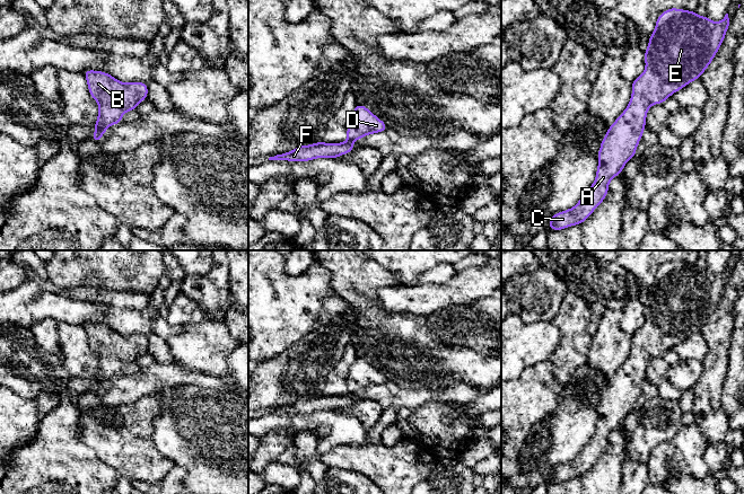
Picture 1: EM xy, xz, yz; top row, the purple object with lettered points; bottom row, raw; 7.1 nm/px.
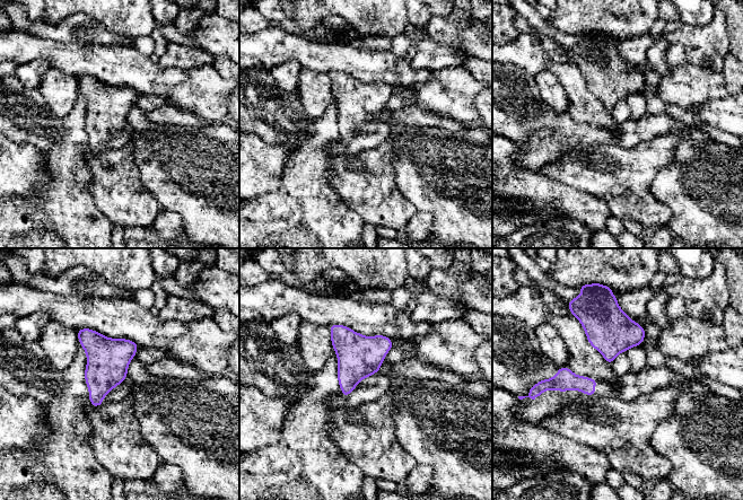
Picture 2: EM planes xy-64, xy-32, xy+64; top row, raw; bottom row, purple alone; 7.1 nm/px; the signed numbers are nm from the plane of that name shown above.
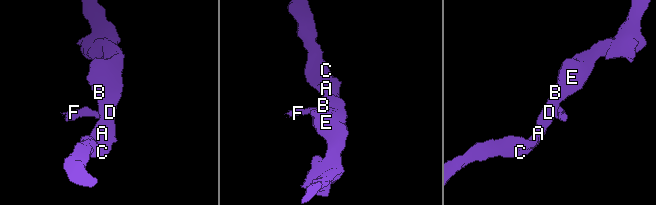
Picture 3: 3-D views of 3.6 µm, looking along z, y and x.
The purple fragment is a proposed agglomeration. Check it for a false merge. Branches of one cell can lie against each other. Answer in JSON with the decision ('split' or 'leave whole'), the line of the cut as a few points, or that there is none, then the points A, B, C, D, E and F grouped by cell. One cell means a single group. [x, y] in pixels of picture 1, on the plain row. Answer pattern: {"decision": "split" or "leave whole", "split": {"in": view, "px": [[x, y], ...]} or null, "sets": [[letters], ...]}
{"decision": "split", "split": {"in": "xz", "px": [[348, 391], [356, 393]]}, "sets": [["A", "B", "C", "D", "E"], ["F"]]}

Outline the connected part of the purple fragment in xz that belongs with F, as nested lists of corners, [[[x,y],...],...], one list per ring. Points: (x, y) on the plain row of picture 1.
[[[347,392],[341,396],[325,396],[316,395],[309,398],[298,398],[294,404],[288,404],[269,413],[287,413],[287,414],[310,414],[316,411],[339,411],[342,407],[352,405],[355,399],[352,396],[356,394]]]

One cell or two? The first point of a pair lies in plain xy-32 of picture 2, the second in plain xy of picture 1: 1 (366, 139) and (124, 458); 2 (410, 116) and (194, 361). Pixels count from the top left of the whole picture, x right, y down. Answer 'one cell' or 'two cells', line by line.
1: two cells
2: two cells

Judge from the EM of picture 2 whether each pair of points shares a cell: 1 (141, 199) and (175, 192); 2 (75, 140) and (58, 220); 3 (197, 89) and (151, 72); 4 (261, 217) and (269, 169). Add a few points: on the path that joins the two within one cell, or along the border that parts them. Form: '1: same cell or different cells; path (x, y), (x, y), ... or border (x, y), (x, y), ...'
1: different cells; border (140, 174), (142, 185), (164, 209)
2: same cell; path (67, 160), (67, 200)
3: different cells; border (188, 70), (188, 77), (172, 88), (166, 102)
4: different cells; border (285, 175), (276, 191), (261, 194), (251, 201)

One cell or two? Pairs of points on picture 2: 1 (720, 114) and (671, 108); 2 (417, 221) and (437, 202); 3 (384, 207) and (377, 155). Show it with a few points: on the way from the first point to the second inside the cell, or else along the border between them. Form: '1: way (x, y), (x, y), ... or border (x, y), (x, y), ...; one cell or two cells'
1: way (708, 114), (683, 115); one cell
2: border (418, 210), (426, 211), (431, 216), (433, 236); two cells
3: way (377, 194), (377, 167); one cell

